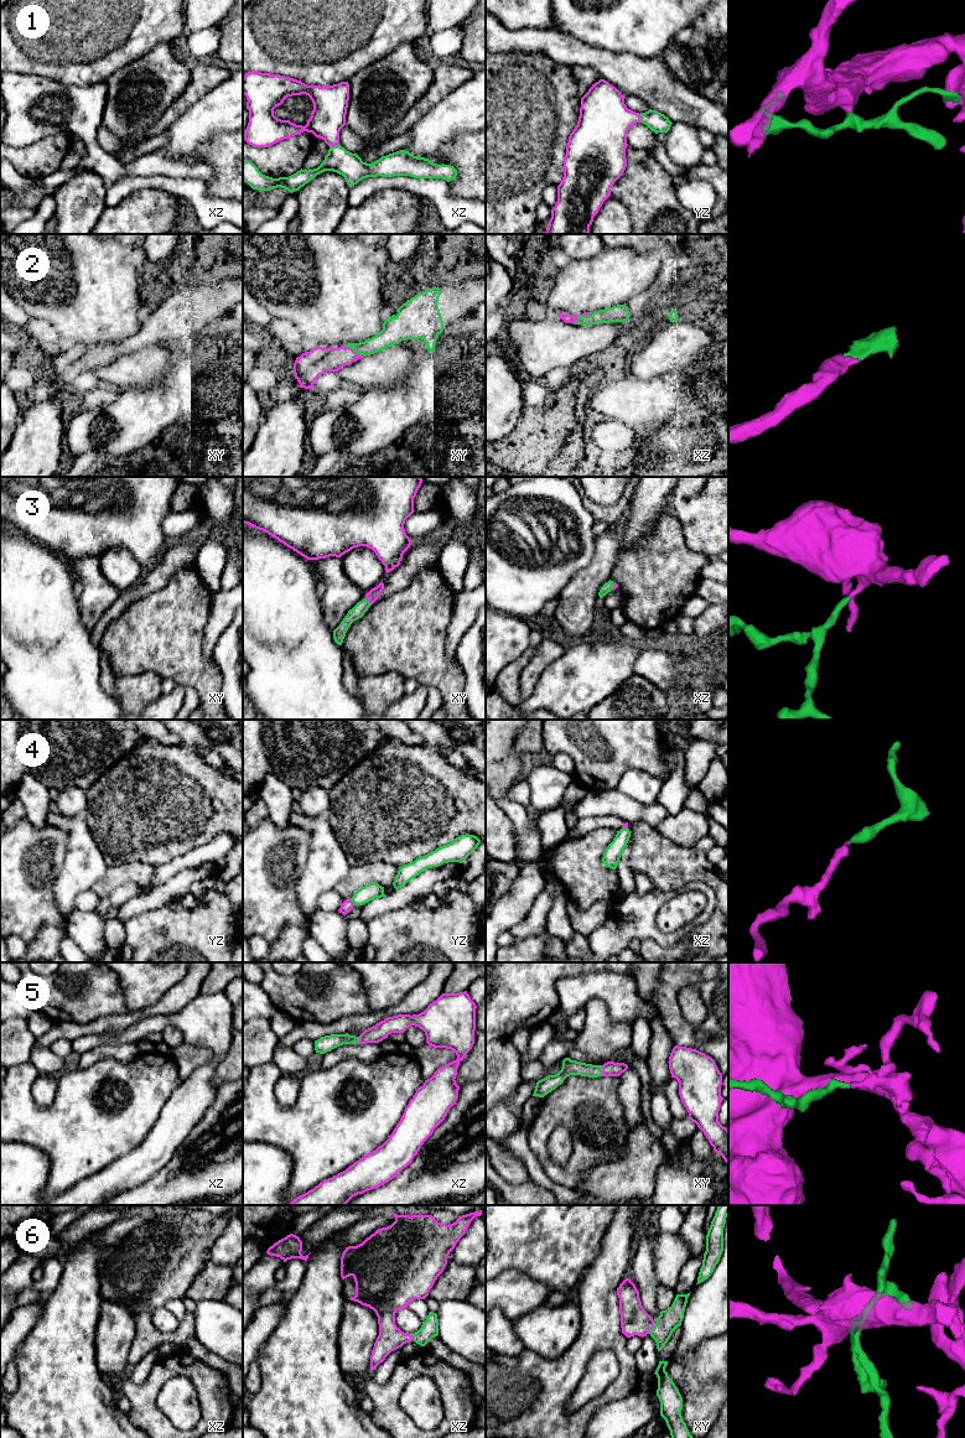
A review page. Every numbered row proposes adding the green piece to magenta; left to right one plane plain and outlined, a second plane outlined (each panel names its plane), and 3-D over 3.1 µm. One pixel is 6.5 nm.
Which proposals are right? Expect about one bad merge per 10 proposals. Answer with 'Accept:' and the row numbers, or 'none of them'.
Accept: 1, 2, 3, 4, 5, 6

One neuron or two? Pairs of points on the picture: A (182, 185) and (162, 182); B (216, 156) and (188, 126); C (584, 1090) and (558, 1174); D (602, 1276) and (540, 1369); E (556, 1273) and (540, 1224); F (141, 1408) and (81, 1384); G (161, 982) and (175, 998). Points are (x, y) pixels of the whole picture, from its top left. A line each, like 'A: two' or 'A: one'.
A: one
B: two
C: one
D: one
E: one
F: two
G: two

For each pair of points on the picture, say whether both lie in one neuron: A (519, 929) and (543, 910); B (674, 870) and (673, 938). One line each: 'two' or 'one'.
A: one
B: two

